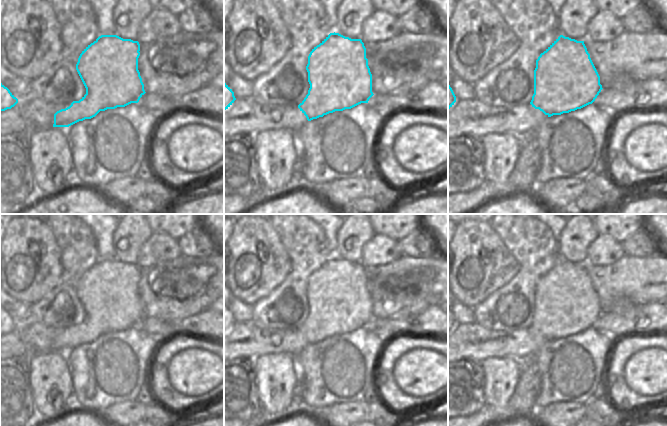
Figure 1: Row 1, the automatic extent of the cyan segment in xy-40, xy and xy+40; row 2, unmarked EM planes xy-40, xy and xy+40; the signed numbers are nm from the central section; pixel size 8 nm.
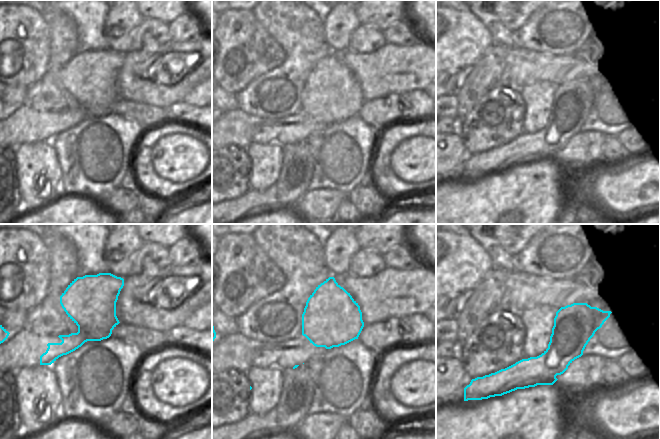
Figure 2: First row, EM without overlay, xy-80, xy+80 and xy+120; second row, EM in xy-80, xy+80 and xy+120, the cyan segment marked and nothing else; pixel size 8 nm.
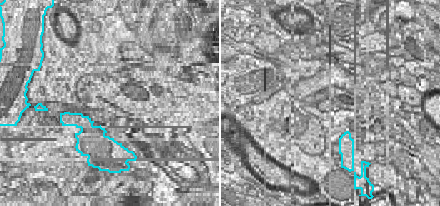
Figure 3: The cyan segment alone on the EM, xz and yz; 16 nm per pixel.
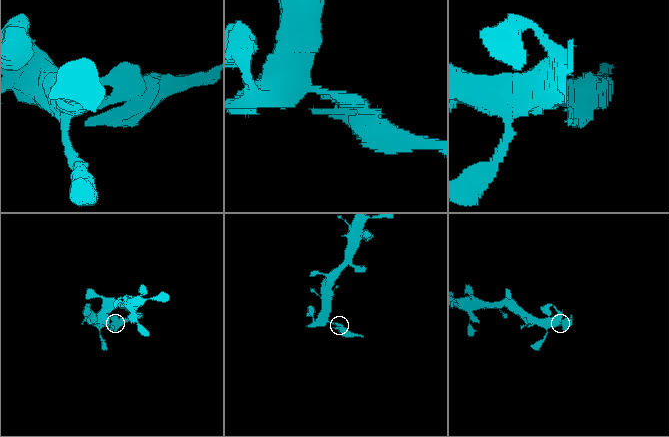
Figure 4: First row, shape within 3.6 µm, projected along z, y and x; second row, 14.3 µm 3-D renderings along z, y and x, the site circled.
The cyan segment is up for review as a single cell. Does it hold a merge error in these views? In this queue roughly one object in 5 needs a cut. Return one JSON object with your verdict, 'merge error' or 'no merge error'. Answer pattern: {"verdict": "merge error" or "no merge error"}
{"verdict": "merge error"}

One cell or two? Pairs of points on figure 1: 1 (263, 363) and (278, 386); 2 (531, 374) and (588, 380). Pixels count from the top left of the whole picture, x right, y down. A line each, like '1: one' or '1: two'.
1: one
2: two

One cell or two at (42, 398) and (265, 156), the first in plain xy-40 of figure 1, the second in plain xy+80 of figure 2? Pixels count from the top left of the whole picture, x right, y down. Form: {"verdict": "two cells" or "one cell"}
{"verdict": "one cell"}

